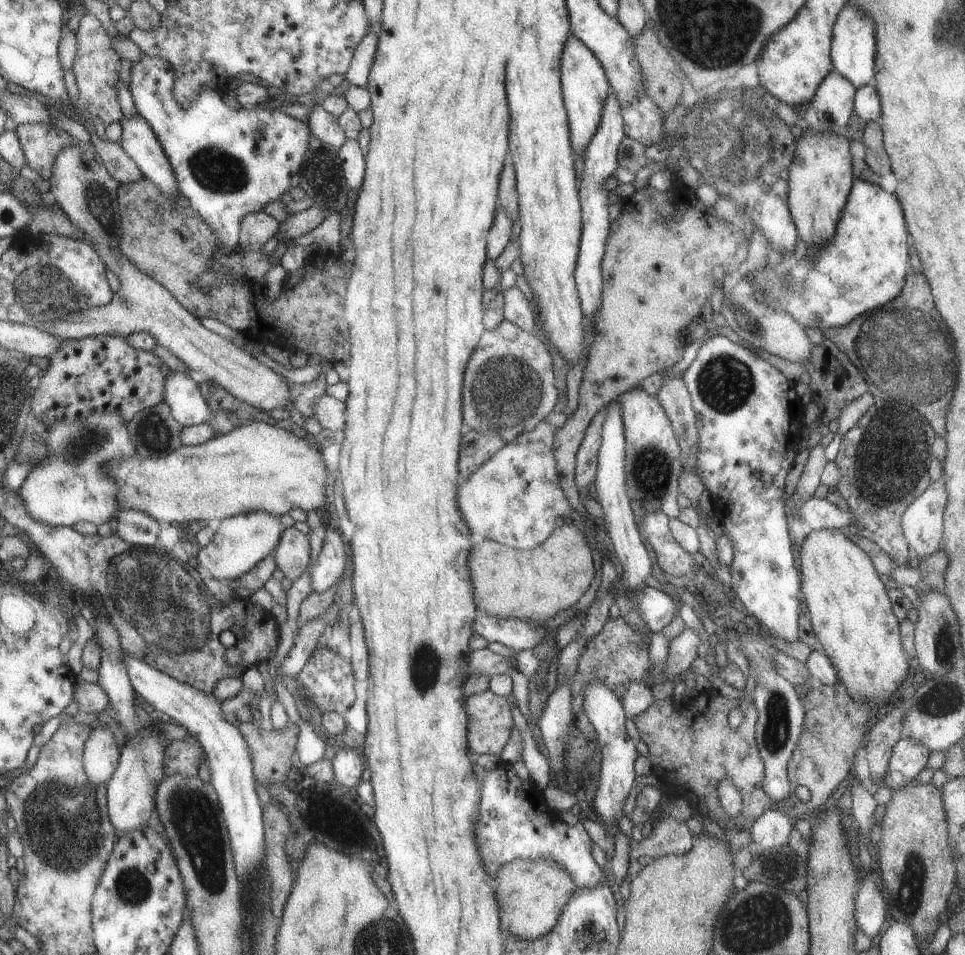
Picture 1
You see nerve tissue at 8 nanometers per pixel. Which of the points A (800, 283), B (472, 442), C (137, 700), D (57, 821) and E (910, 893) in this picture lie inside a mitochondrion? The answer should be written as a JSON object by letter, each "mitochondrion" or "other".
{"A":"mitochondrion","B":"mitochondrion","C":"other","D":"mitochondrion","E":"mitochondrion"}

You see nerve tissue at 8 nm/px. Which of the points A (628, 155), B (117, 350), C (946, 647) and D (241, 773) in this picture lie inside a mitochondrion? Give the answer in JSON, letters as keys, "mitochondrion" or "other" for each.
{"A":"mitochondrion","B":"other","C":"mitochondrion","D":"other"}

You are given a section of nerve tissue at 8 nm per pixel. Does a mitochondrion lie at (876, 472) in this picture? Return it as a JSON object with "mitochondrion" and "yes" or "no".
{"mitochondrion":"yes"}

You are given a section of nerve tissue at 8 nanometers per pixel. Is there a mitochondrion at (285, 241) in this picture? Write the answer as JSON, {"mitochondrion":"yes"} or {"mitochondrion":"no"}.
{"mitochondrion":"no"}

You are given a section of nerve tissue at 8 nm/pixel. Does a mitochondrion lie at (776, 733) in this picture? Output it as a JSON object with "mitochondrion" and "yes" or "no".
{"mitochondrion":"yes"}

